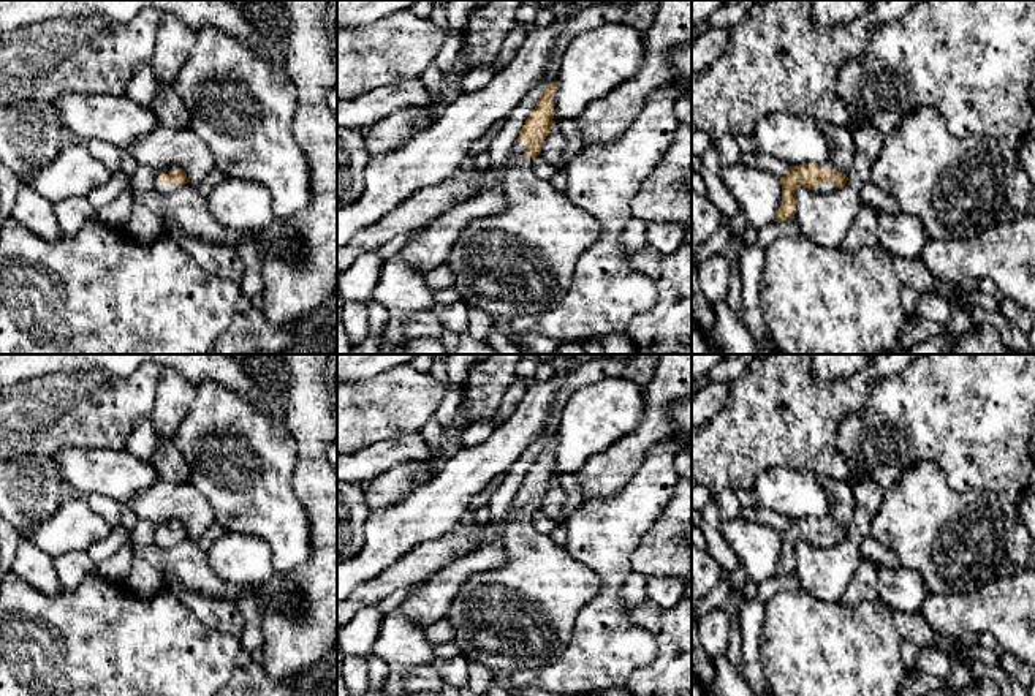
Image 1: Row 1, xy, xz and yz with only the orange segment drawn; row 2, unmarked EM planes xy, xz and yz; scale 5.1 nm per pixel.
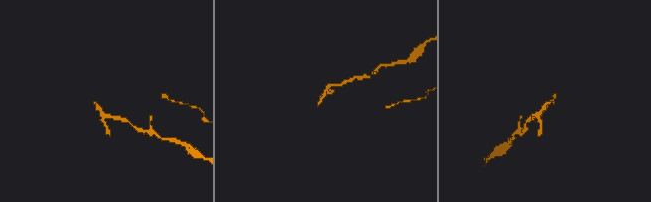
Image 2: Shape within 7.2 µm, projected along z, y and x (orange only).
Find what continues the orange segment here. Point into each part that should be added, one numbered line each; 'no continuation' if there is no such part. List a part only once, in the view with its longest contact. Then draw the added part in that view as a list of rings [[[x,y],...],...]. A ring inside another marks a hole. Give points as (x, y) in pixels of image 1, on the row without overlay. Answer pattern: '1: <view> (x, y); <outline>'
1: xy (166, 543); [[[171,519],[171,520],[168,520],[168,522],[163,522],[163,524],[157,525],[155,535],[154,535],[154,543],[155,543],[157,546],[166,547],[166,549],[176,546],[176,544],[179,543],[177,538],[160,538],[160,536],[158,536],[158,530],[160,530],[160,528],[169,528],[169,527],[172,527],[172,525],[176,525],[176,524],[182,524],[182,522],[177,520],[177,519]],[[182,524],[182,525],[184,525],[184,524]]]

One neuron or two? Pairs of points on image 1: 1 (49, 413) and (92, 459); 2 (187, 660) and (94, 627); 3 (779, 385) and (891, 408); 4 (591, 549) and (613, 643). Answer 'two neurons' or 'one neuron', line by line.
1: two neurons
2: one neuron
3: two neurons
4: one neuron

